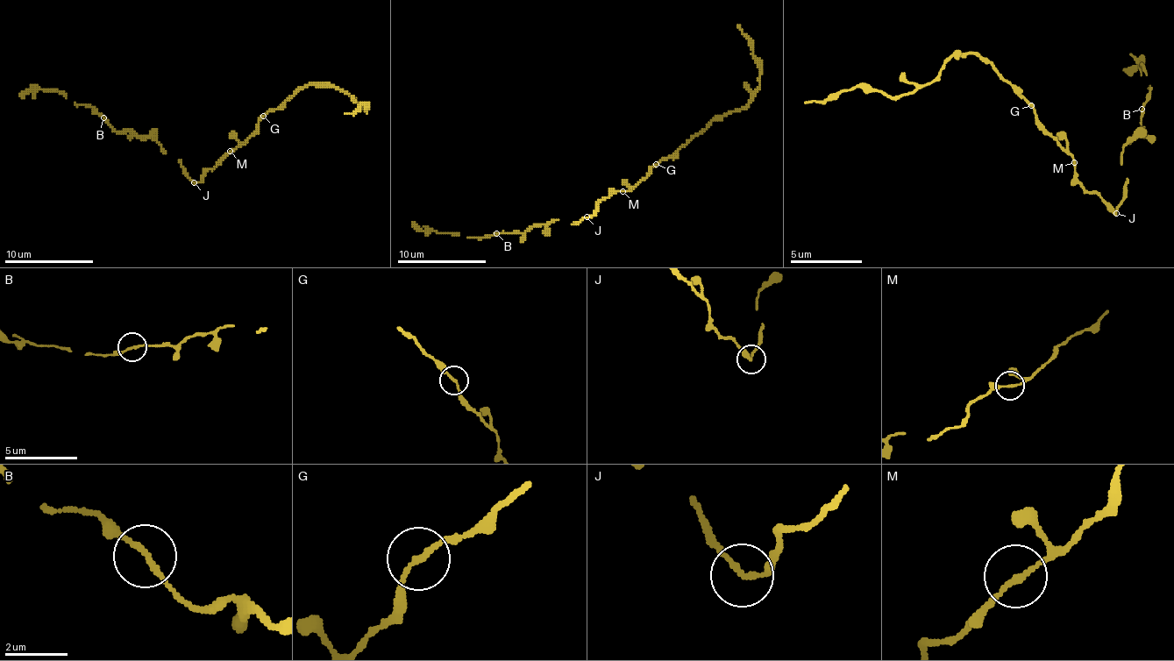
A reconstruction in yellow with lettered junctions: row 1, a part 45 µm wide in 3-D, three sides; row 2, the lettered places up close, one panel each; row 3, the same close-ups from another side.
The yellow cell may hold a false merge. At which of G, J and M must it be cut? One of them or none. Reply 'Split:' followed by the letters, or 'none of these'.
Split: none of these

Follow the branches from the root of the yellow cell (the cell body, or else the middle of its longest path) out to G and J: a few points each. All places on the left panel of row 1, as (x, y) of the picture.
G: (230, 153), (256, 129), (263, 116)
J: (230, 153), (212, 169), (208, 169), (199, 182), (195, 182)

